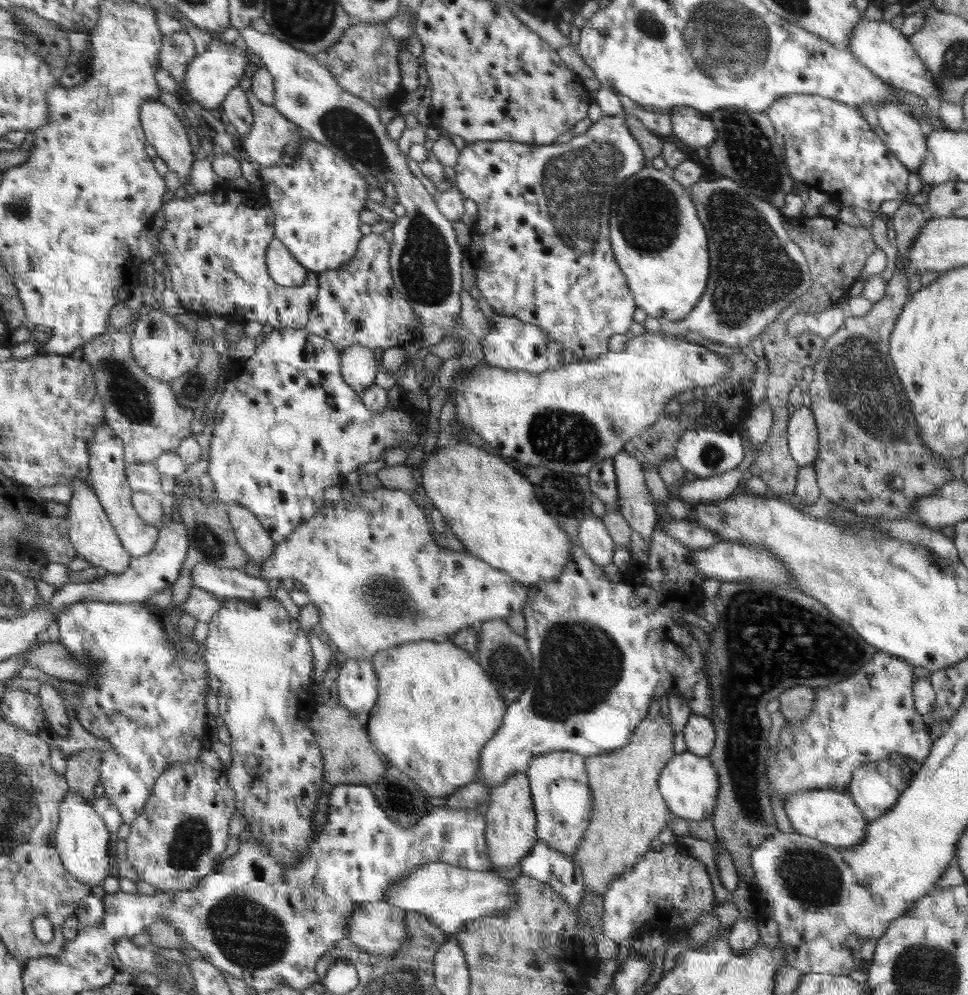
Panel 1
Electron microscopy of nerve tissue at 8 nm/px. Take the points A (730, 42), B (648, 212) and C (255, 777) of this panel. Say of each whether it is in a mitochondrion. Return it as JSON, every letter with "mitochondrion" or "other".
{"A":"mitochondrion","B":"mitochondrion","C":"other"}

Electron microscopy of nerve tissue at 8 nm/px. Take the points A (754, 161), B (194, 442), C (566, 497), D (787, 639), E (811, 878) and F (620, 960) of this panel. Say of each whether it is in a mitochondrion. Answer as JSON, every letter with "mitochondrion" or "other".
{"A":"mitochondrion","B":"other","C":"mitochondrion","D":"mitochondrion","E":"mitochondrion","F":"other"}

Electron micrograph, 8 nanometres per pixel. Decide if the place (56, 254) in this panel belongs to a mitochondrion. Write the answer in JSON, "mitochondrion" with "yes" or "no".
{"mitochondrion":"no"}

